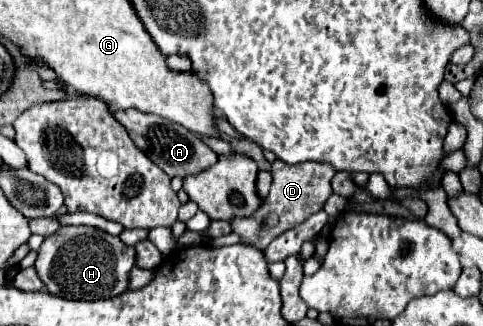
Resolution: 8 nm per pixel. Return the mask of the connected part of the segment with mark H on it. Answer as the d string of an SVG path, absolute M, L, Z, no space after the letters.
M62 226L54 236L46 238L38 250L34 270L48 288L50 294L62 296L68 300L106 300L122 294L128 288L128 274L136 264L136 252L124 252L126 244L118 236L110 236L92 226Z

